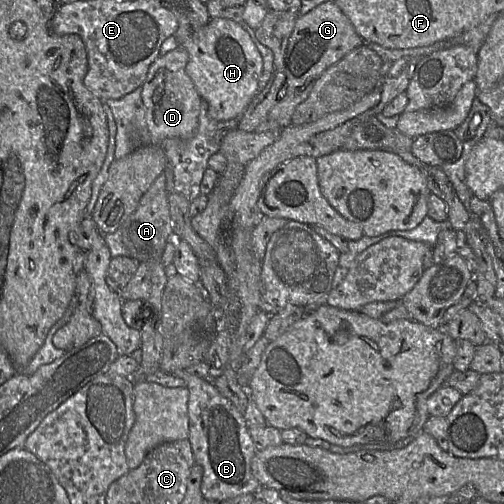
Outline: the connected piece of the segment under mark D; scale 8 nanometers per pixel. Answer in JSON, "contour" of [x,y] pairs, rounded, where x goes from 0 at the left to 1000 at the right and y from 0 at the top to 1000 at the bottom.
{"contour":[[[353,91],[351,97],[313,111],[294,137],[280,171],[280,194],[288,212],[298,288],[317,288],[331,274],[373,276],[393,252],[401,194],[369,147],[373,119],[373,103],[361,91]]]}

